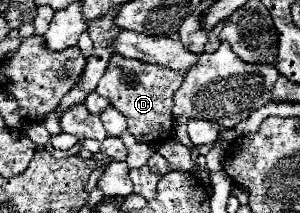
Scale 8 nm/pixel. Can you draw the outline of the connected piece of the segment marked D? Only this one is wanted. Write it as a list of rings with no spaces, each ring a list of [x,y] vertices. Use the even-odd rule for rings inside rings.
[[[112,55],[110,65],[96,87],[96,93],[108,97],[110,103],[128,119],[128,133],[136,141],[158,145],[172,139],[174,135],[172,95],[178,91],[182,81],[184,79],[180,79],[176,71],[166,71],[166,67],[140,63],[136,59],[126,59],[122,55]]]

